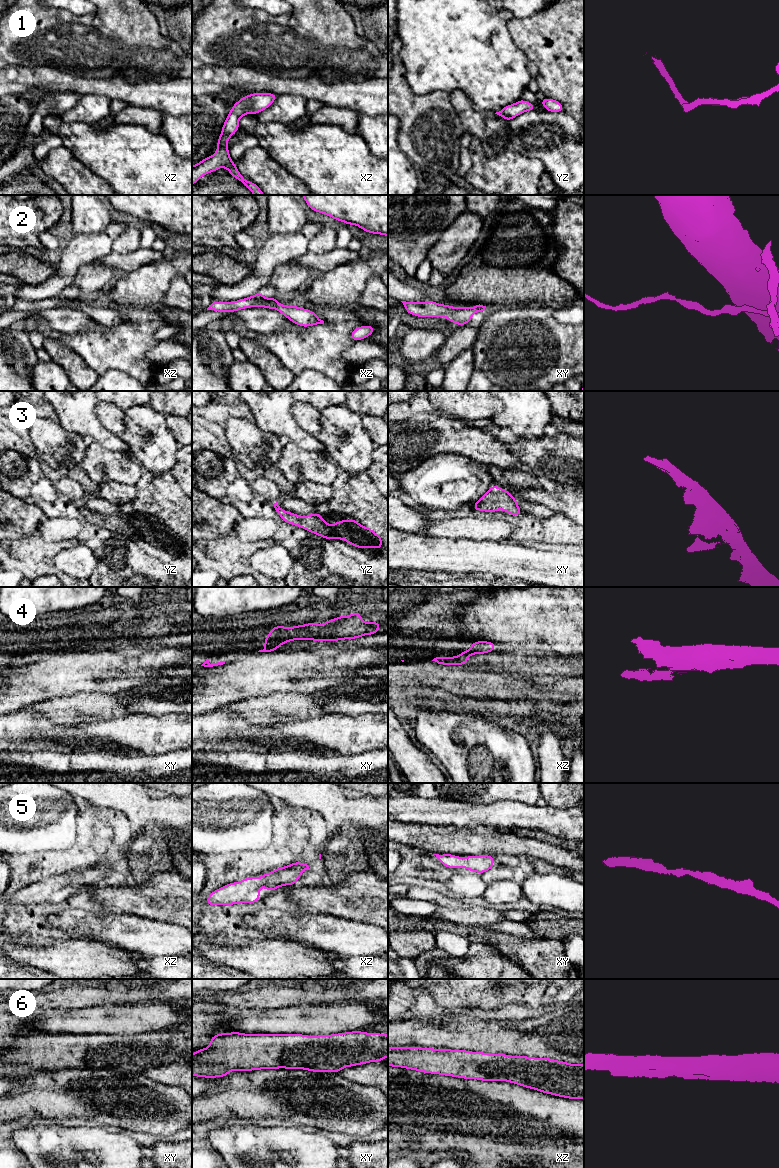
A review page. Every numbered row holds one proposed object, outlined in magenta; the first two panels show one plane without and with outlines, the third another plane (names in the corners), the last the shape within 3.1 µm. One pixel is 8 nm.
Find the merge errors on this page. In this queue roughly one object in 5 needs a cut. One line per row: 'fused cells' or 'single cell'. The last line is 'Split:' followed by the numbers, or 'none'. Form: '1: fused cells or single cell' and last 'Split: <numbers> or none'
1: single cell
2: single cell
3: single cell
4: fused cells
5: single cell
6: single cell
Split: 4

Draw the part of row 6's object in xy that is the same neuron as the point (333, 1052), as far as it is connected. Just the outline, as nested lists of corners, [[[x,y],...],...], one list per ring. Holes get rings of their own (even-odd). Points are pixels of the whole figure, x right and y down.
[[[351,1031],[330,1035],[307,1036],[304,1034],[245,1034],[240,1032],[219,1033],[210,1038],[210,1045],[192,1054],[192,1076],[204,1078],[226,1077],[231,1071],[262,1069],[303,1069],[311,1072],[333,1072],[346,1067],[380,1062],[388,1057],[388,1035]]]

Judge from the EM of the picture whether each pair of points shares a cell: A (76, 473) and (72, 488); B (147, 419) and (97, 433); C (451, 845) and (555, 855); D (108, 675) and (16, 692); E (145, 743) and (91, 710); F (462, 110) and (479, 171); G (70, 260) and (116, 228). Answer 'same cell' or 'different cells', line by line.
A: different cells
B: different cells
C: same cell
D: same cell
E: different cells
F: different cells
G: same cell

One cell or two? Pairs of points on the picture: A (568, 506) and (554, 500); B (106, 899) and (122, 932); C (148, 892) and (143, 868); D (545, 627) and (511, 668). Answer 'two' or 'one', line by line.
A: one
B: two
C: two
D: two

